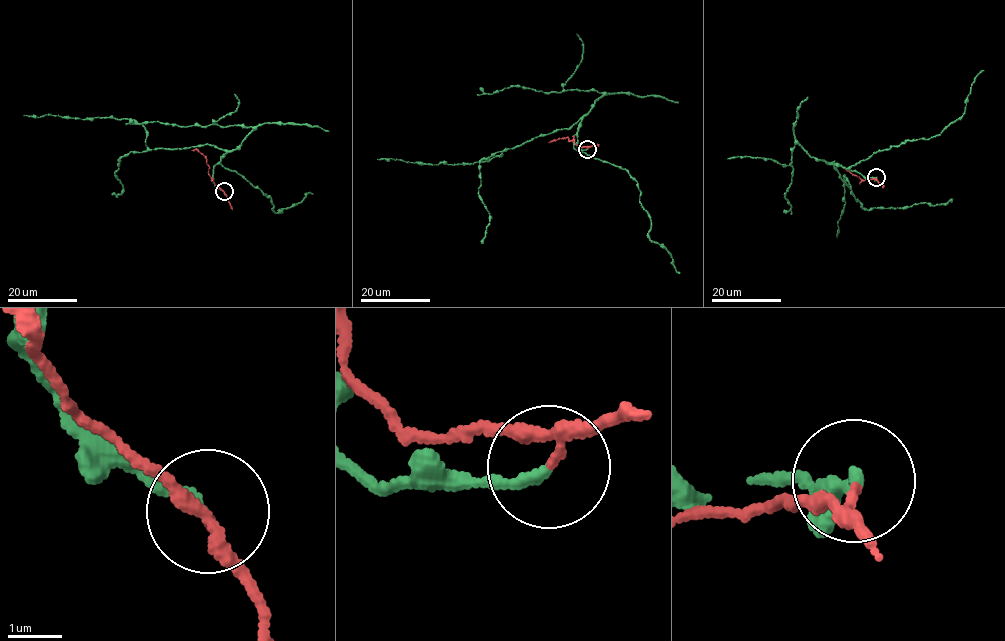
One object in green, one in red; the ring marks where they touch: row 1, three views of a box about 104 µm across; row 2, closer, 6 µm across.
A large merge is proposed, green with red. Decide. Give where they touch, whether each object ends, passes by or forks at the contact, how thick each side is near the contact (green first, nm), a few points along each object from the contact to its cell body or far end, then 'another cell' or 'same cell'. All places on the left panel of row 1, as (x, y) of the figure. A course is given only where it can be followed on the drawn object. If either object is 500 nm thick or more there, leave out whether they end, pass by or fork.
at (224, 191); green ends there; red passes by; 240 nm thick on the green side, 150 nm on the other; green runs (223, 191), (212, 178), (215, 165), (226, 153), (213, 145), (150, 149), (143, 126), (133, 120), (24, 115); red runs (223, 192), (208, 172), (202, 154), (191, 150); another cell

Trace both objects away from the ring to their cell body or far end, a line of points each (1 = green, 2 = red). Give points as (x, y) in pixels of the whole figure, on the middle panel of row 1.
1: (587, 149), (575, 149), (572, 141), (581, 118), (568, 128), (541, 134), (501, 157), (472, 164), (377, 159)
2: (587, 149), (568, 138), (548, 142)

